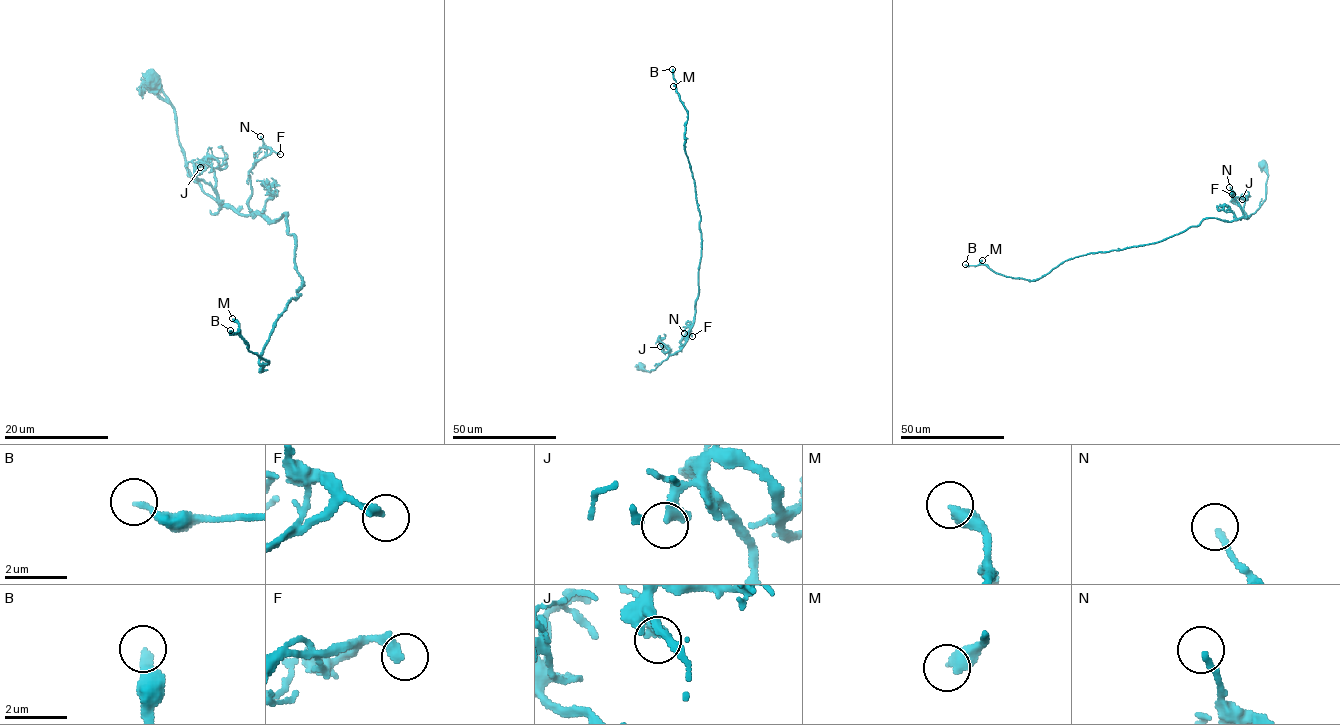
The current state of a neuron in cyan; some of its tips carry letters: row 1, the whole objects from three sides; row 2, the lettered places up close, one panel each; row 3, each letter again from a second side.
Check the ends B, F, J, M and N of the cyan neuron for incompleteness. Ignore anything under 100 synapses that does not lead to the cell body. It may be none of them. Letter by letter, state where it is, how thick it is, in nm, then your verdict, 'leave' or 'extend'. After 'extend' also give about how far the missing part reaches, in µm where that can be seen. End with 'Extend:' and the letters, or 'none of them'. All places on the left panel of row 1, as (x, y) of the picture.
B: place (230, 330); calibre 240 nm; extend; missing 170 µm
F: place (280, 154); calibre 320 nm; leave
J: place (200, 167); calibre 360 nm; leave
M: place (232, 318); calibre 440 nm; extend; missing 160 µm
N: place (260, 136); calibre 190 nm; leave
Extend: B, M

